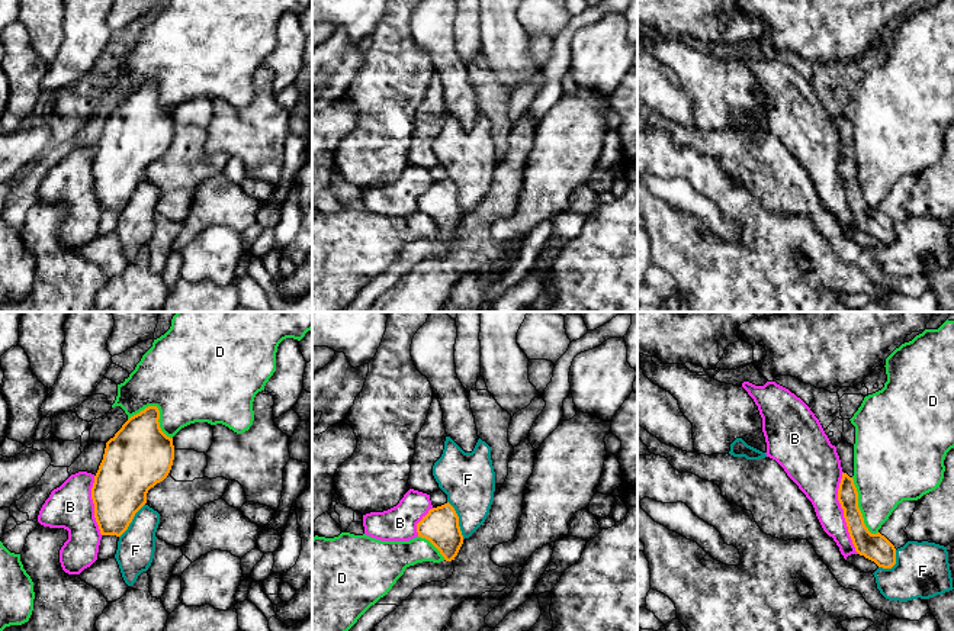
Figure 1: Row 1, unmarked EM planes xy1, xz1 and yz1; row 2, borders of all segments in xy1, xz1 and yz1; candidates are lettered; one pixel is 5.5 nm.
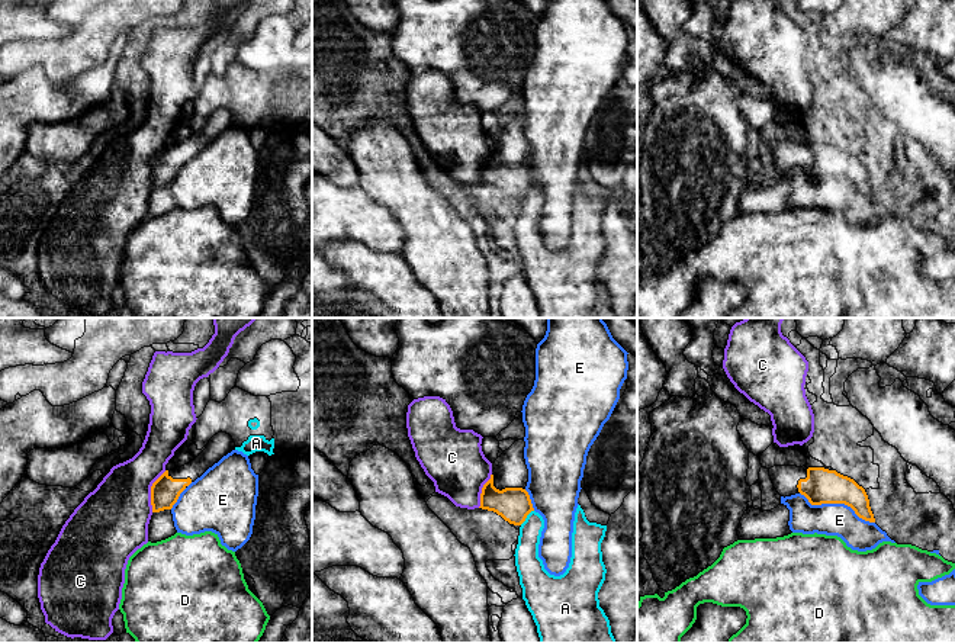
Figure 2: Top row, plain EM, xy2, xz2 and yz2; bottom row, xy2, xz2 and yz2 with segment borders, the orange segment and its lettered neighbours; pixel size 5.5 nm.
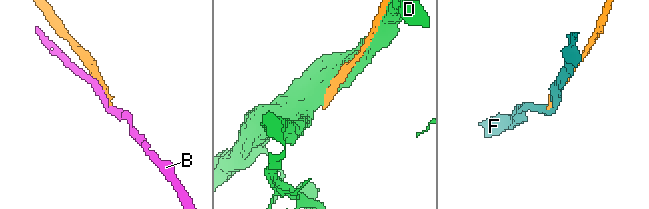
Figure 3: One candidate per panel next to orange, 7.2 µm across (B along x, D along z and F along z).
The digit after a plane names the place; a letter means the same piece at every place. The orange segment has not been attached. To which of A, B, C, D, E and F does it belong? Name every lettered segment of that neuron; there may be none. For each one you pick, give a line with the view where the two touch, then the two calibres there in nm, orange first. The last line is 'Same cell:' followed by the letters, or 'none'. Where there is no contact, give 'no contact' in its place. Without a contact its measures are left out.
Same cell: none

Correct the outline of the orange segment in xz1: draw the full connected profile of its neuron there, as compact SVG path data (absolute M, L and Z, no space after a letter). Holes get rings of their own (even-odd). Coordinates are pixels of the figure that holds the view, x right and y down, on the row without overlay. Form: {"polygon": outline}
{"polygon": "M449 177L430 184L417 199L417 207L418 212L428 215L446 236L454 235L463 219L459 191Z"}

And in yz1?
{"polygon": "M842 148L838 176L844 184L844 193L855 226L874 236L878 242L892 244L896 239L896 225L909 216L905 205L910 199L916 176L899 178L877 209L871 209L865 202L858 183L858 167L854 154L847 148Z"}

